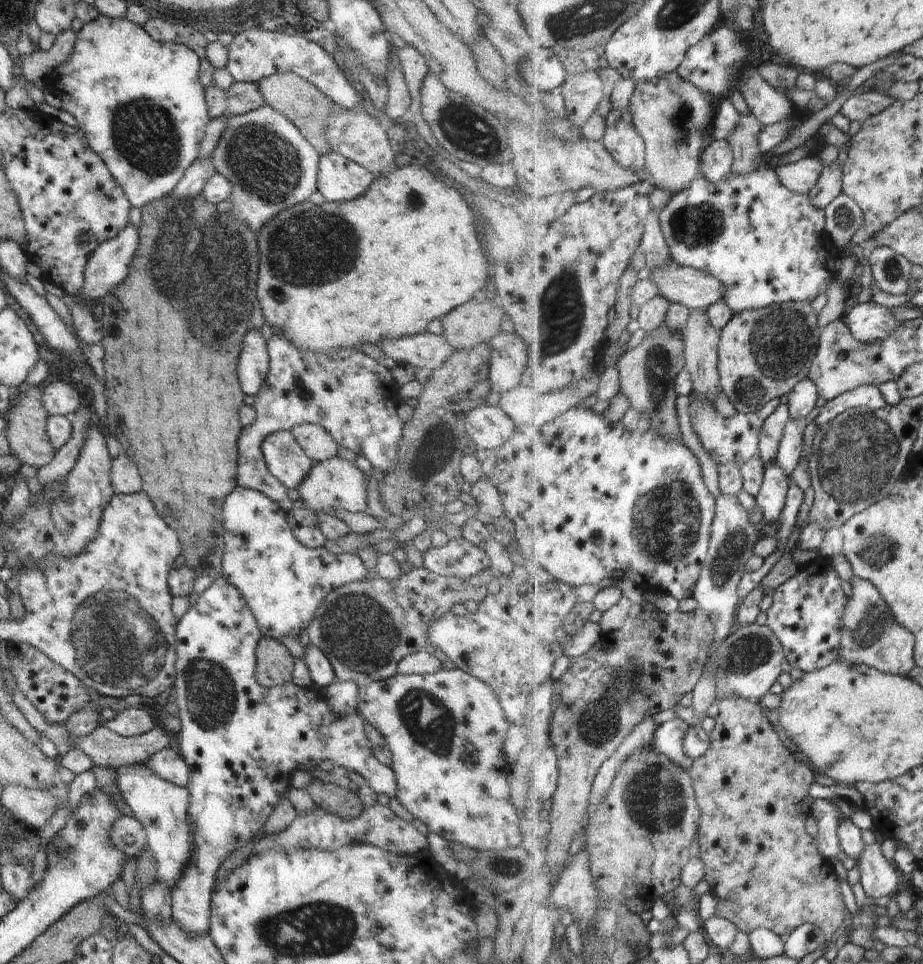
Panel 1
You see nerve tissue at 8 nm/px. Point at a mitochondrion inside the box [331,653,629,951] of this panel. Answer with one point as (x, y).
(430, 721)

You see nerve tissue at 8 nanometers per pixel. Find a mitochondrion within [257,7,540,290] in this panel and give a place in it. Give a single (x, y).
(464, 129)

